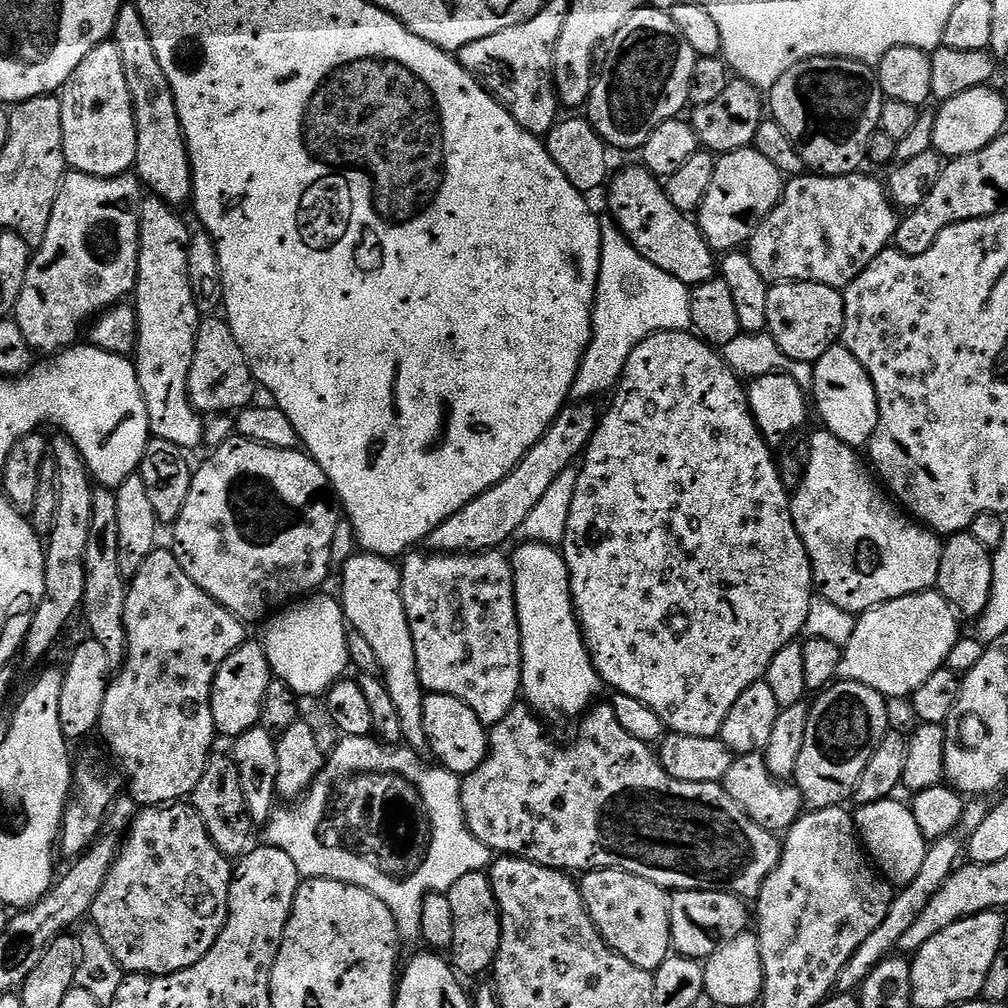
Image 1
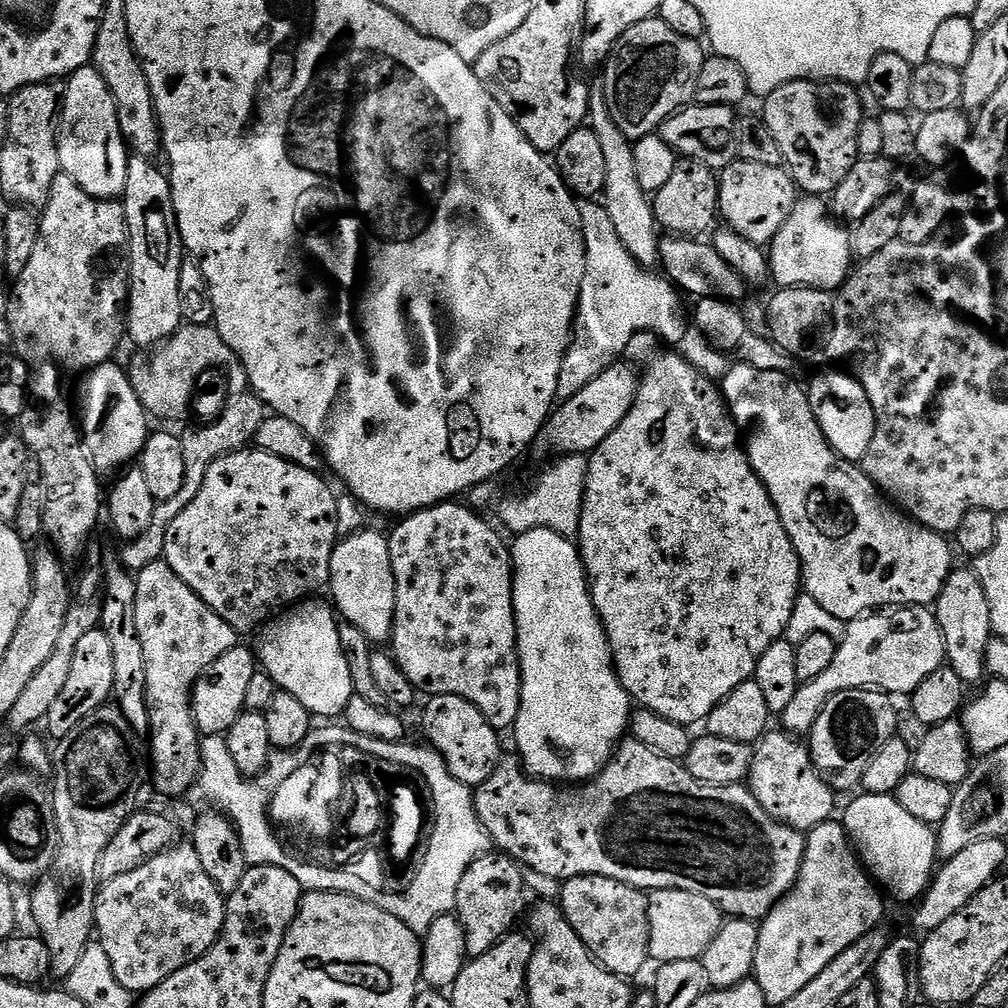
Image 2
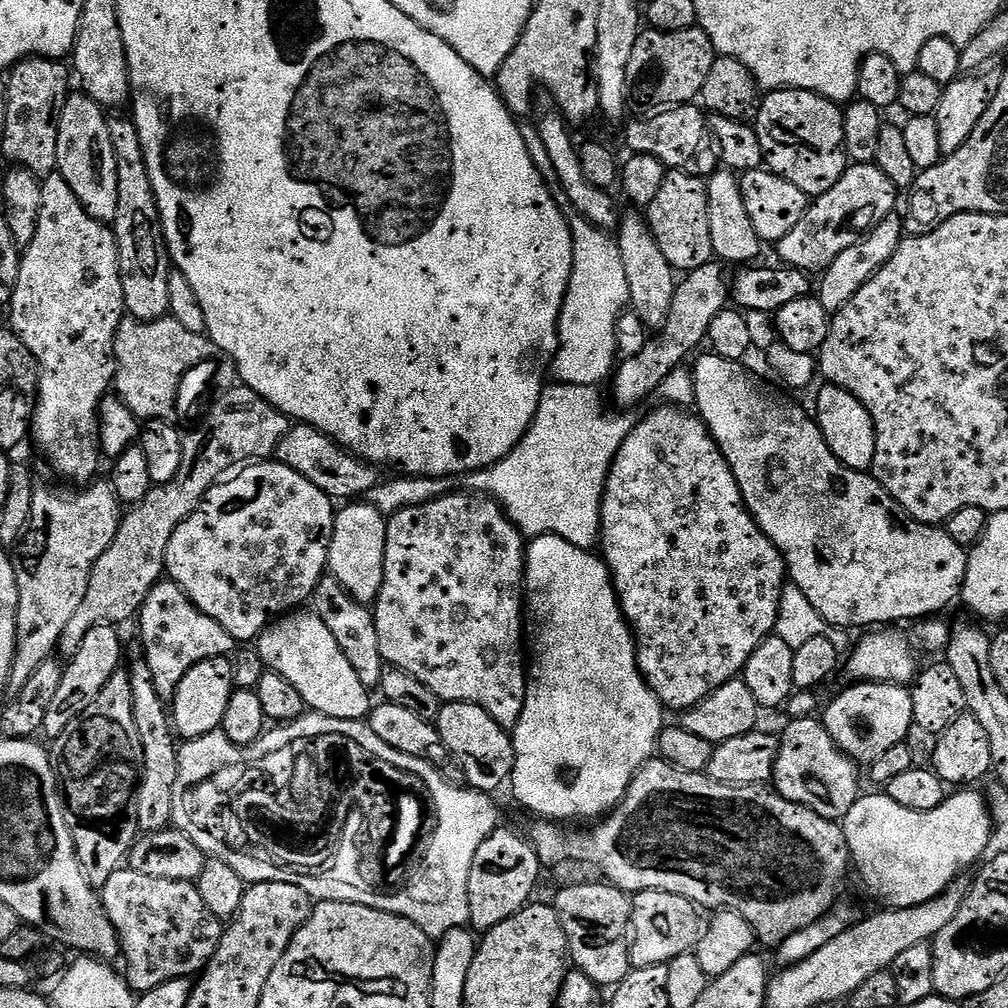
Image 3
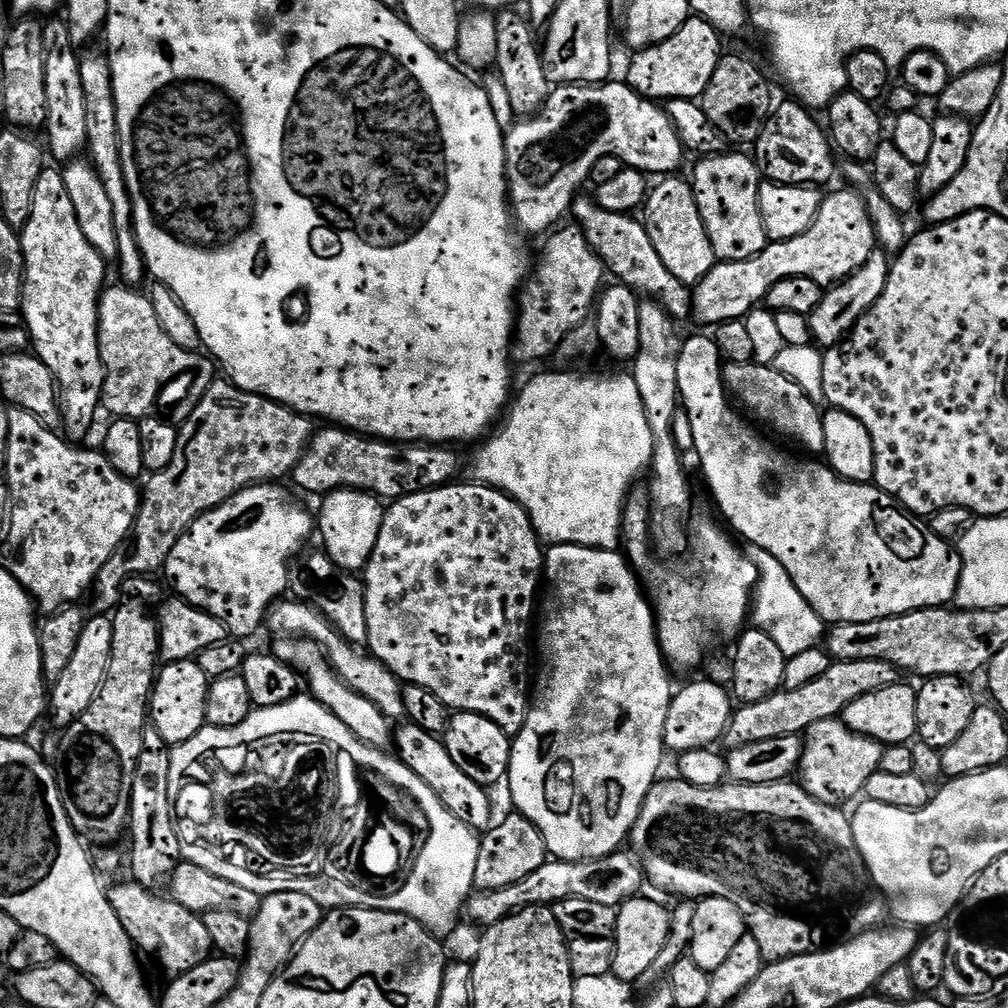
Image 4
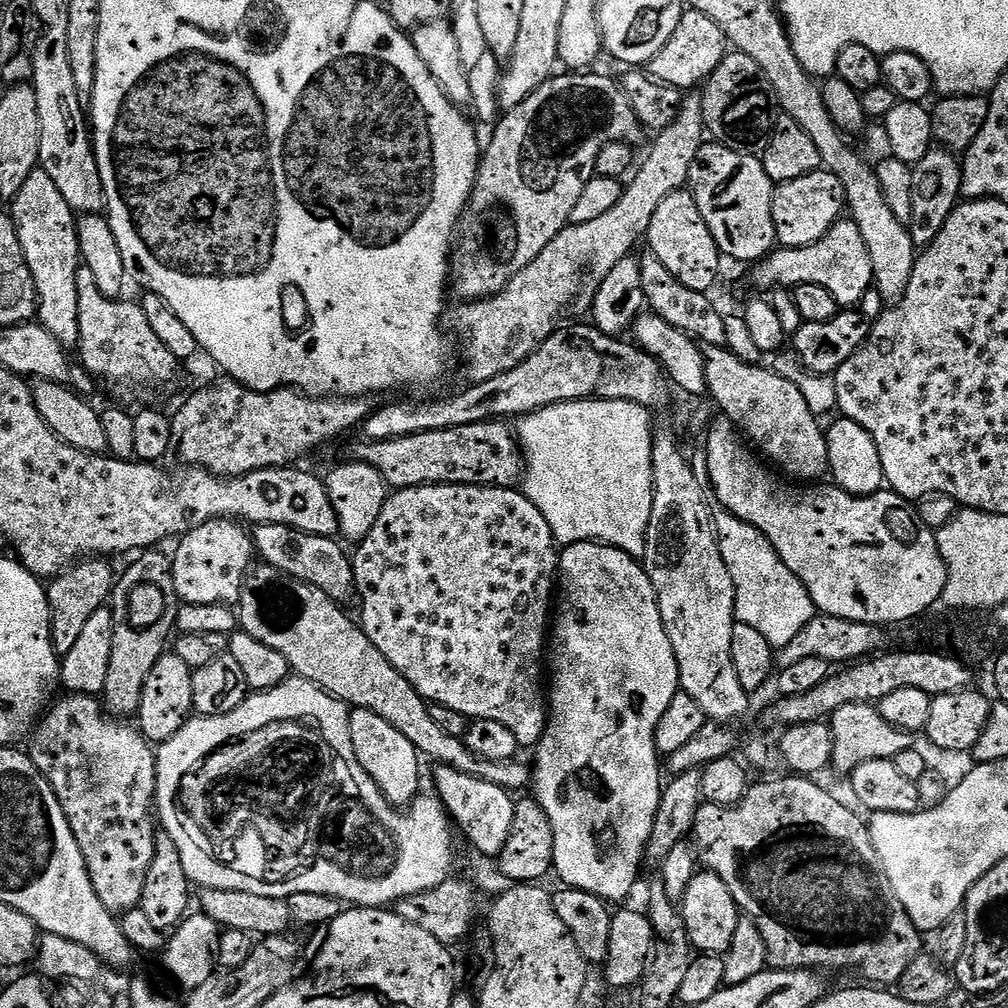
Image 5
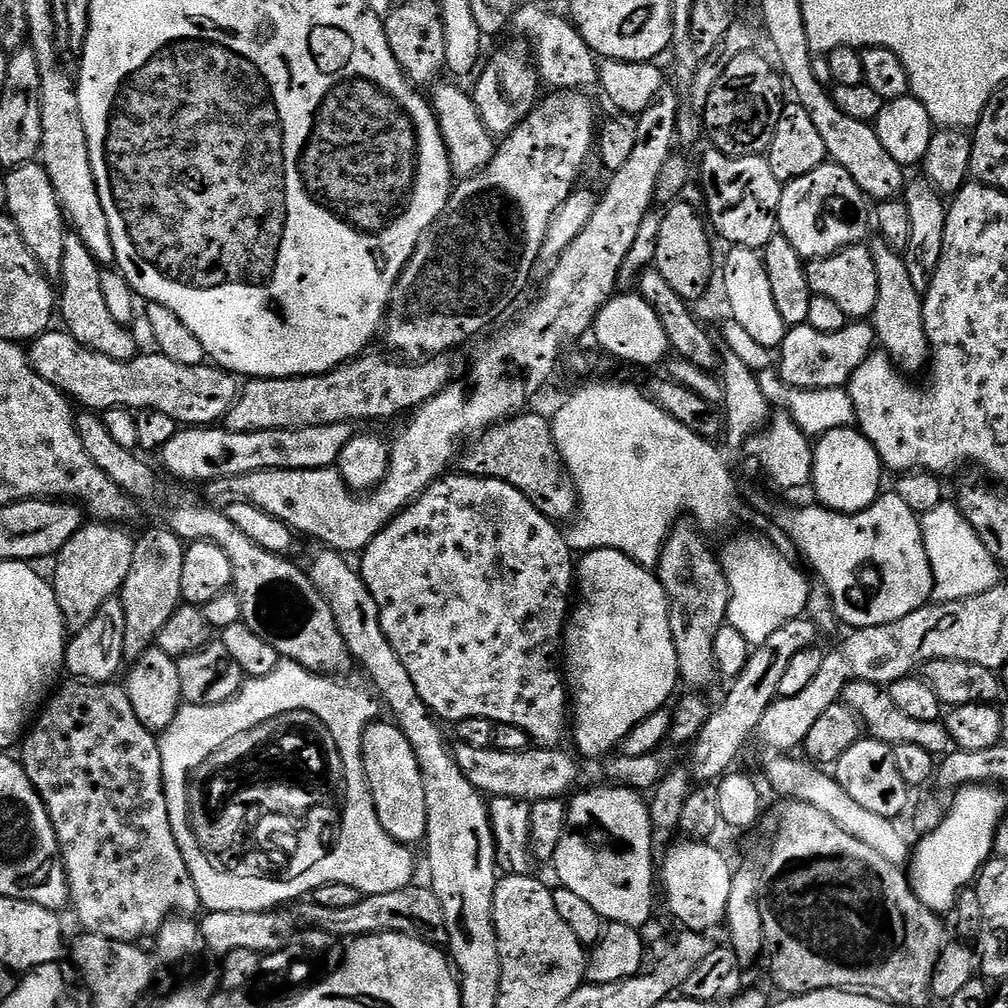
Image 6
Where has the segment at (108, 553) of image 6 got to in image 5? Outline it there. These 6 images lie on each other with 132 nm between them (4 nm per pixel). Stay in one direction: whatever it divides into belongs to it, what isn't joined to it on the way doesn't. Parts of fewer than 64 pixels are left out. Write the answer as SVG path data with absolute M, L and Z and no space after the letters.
M85 558L61 572L47 585L48 605L52 611L52 645L57 656L63 658L70 654L94 610L105 607L111 601L114 572L112 576L112 568L108 564L111 563L104 558Z

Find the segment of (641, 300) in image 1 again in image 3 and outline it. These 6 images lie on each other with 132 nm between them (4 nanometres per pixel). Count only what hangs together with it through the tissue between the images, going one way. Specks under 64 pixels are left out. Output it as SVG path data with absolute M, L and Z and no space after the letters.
M534 130L524 132L526 150L534 162L534 166L542 174L552 191L556 204L568 219L572 231L574 246L574 262L570 274L570 286L560 311L560 320L556 324L556 350L550 361L550 372L562 384L574 386L600 386L613 375L618 364L616 350L616 323L618 318L629 307L628 283L626 270L622 266L622 254L619 243L612 240L603 228L594 227L589 220L580 215L566 198L562 190L562 182L558 182L558 174L552 169L550 154L546 154L546 146L542 138Z

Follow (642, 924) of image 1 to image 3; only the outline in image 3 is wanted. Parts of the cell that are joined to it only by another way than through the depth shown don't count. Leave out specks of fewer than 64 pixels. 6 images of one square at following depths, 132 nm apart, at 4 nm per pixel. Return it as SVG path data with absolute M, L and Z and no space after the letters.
M585 882L561 887L554 907L568 939L571 963L585 972L596 985L615 986L623 984L634 967L630 947L632 906L629 897L619 888L613 888L607 882L599 883Z

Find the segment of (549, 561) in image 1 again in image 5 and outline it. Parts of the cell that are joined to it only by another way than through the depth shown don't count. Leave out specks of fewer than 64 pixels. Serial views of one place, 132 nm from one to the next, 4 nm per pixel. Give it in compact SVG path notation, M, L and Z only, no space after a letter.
M585 542L583 544L569 544L559 553L560 570L558 573L558 603L554 608L554 615L551 617L550 624L550 707L548 709L548 724L544 728L544 736L534 749L536 755L536 764L534 763L534 771L532 773L531 787L536 788L534 798L542 806L542 810L546 810L546 818L550 818L550 830L554 834L554 858L552 859L552 867L555 875L560 875L564 879L563 883L570 888L577 888L583 892L589 892L600 897L605 902L613 902L612 900L624 900L632 892L632 887L636 884L636 875L640 872L640 859L643 861L646 856L648 847L648 839L654 830L654 818L658 814L658 802L662 791L662 779L660 780L660 768L662 772L662 760L656 751L656 743L654 742L654 734L658 722L662 718L662 714L666 714L666 706L670 706L670 702L676 693L681 691L678 662L674 658L674 650L670 646L670 638L666 638L666 630L662 626L662 614L658 610L658 602L656 601L656 591L650 582L647 572L644 571L643 563L637 562L633 557L627 556L622 550L611 548L609 544L601 544L599 542Z

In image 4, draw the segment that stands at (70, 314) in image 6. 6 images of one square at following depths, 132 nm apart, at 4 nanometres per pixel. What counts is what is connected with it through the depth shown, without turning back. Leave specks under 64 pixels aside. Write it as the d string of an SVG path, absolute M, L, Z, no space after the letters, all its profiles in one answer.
M132 286L119 287L105 287L100 294L98 346L104 363L103 411L105 413L108 411L109 417L112 418L139 422L159 417L167 408L176 408L181 403L181 417L187 418L198 406L198 402L204 400L206 390L212 381L217 379L217 365L211 359L201 355L199 351L191 352L178 346L178 342L174 342L174 338L166 334L166 330L162 328L162 322L158 322L158 314L154 314L152 301L145 293L143 296L140 290Z

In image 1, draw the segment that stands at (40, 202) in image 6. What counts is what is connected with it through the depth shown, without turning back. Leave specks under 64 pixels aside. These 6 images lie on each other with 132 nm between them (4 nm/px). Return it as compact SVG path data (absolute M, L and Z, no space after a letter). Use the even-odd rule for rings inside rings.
M69 171L61 182L60 193L57 201L54 202L53 214L44 233L44 238L40 242L39 248L35 249L32 261L28 263L26 270L26 282L22 286L22 294L16 303L14 319L26 337L26 342L32 347L33 353L48 352L55 354L63 352L66 348L71 348L81 339L80 327L87 325L93 318L101 313L115 308L117 304L127 301L135 293L136 279L138 278L138 254L140 253L140 205L146 199L145 189L135 175L125 174L122 176L91 176L81 172ZM53 435L50 440L50 458L58 466L58 514L54 518L54 530L46 538L44 553L44 597L32 616L30 630L24 639L22 657L28 664L43 665L48 651L56 644L56 639L68 628L72 615L81 611L86 590L86 542L90 542L90 518L94 510L94 480L88 477L89 461L74 446L69 436Z

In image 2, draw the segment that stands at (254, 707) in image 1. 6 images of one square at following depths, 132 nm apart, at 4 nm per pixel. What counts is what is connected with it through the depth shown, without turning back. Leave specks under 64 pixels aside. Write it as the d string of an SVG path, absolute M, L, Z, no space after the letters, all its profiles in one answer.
M237 646L226 650L218 662L211 664L198 678L198 682L192 691L192 713L196 729L200 731L201 737L224 736L238 722L238 718L246 711L246 690L250 687L250 682L254 679L254 674L258 671L258 656L243 646Z

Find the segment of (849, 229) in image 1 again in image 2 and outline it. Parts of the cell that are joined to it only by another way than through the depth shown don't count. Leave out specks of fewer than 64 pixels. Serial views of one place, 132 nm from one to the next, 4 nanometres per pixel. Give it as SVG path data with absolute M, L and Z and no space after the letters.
M801 195L766 251L771 283L780 288L813 288L835 293L847 282L854 267L851 231L830 215L823 196Z

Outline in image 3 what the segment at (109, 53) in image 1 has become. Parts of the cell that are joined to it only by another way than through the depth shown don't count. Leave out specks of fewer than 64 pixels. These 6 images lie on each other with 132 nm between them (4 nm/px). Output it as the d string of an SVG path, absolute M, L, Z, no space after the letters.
M76 90L62 106L58 122L56 172L70 186L82 206L95 220L115 221L118 214L118 162L110 142L109 117L98 102Z

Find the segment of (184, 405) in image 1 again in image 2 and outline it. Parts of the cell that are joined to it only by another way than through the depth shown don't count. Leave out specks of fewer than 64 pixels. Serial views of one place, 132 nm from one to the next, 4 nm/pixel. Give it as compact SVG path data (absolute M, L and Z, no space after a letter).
M129 155L126 166L126 186L122 197L128 227L128 274L130 277L126 309L126 336L129 341L132 339L140 347L137 349L140 350L148 350L153 346L163 344L185 323L182 314L182 298L178 294L178 274L182 274L182 262L186 258L186 253L178 230L168 174L161 165L159 168L156 163L155 159L146 156Z

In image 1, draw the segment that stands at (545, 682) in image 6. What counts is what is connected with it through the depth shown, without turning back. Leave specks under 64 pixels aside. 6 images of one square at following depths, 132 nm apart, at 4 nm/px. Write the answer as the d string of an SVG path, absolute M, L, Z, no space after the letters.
M500 550L475 554L429 554L420 551L409 551L403 557L400 568L400 593L410 622L410 638L414 638L414 658L418 662L420 685L425 693L450 694L466 702L466 706L470 706L484 727L490 730L502 722L506 714L510 714L522 696L522 642L511 559L503 556Z

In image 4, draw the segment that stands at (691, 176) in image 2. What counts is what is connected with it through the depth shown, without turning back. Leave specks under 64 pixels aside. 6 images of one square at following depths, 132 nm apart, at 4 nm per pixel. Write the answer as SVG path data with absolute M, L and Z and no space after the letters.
M672 174L660 185L653 187L644 202L642 219L644 228L650 234L650 242L654 242L654 250L658 250L658 258L666 262L666 270L678 278L678 282L689 286L700 283L706 274L717 264L714 246L710 246L710 238L706 234L706 226L702 222L702 214L698 214L698 202L692 193L692 185L687 179L679 180L679 175Z

